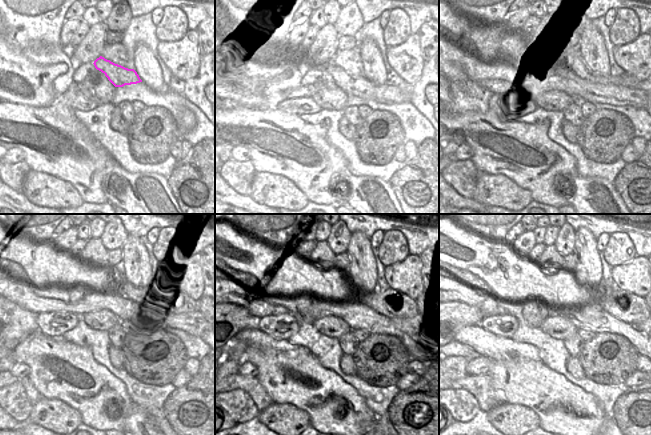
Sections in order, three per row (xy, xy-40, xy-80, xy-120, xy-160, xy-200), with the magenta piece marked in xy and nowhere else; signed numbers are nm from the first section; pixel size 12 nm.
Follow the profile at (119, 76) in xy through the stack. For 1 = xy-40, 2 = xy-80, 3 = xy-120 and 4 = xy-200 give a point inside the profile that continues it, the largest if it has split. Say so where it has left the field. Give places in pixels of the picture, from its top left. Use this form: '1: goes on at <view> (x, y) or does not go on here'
1: goes on at xy-40 (359, 86)
2: goes on at xy-80 (613, 94)
3: goes on at xy-120 (194, 323)
4: goes on at xy-200 (642, 326)

